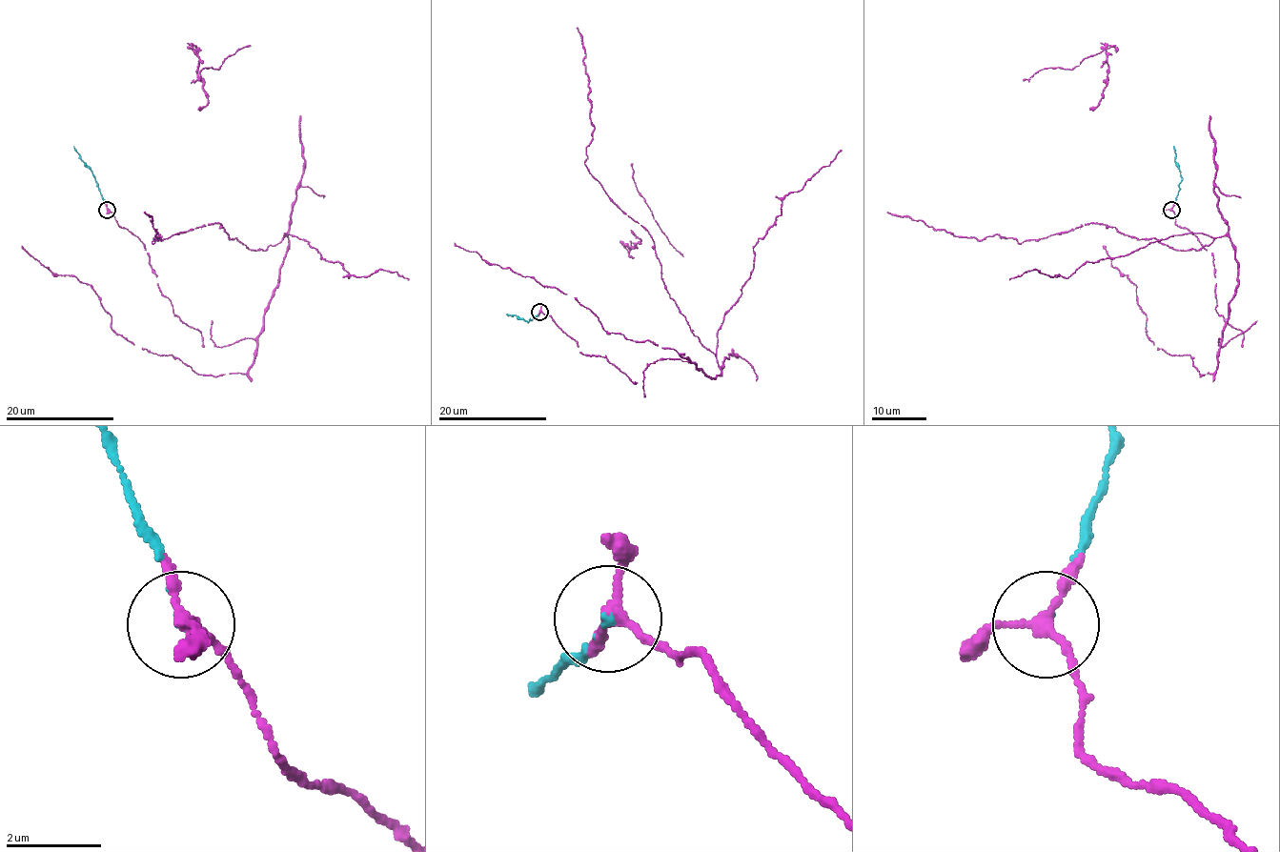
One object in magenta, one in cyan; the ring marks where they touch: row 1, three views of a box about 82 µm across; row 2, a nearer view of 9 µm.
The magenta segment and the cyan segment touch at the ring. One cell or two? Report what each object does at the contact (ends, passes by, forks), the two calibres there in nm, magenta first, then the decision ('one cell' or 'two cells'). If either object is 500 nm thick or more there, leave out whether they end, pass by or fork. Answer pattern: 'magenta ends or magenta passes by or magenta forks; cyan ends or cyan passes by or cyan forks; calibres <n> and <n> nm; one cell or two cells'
magenta forks; cyan ends; calibres 190 and 70 nm; one cell

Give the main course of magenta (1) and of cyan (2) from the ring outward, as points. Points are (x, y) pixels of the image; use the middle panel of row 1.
1: (539, 312), (636, 384), (670, 358), (721, 373), (669, 295), (652, 236), (584, 164), (594, 126), (577, 27)
2: (539, 312), (528, 322), (506, 314)

